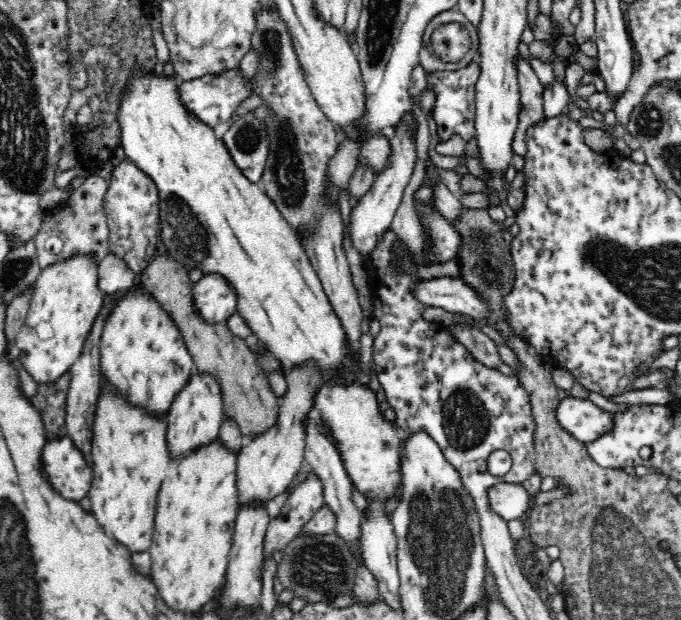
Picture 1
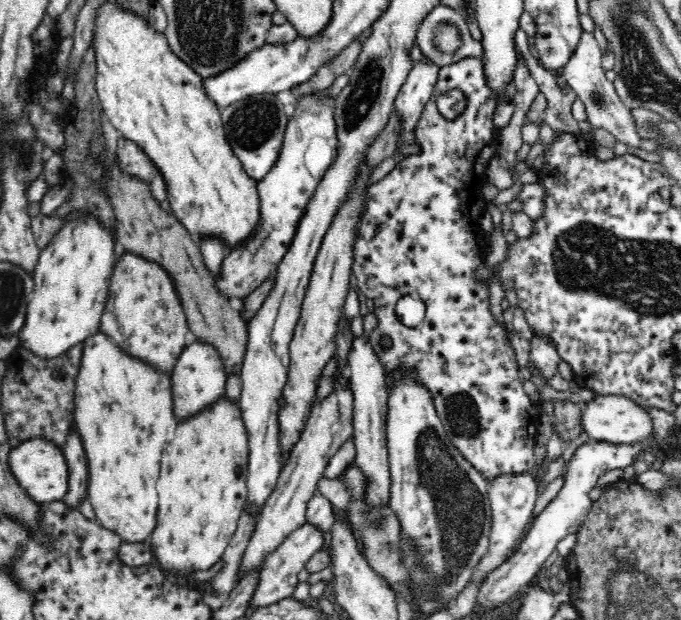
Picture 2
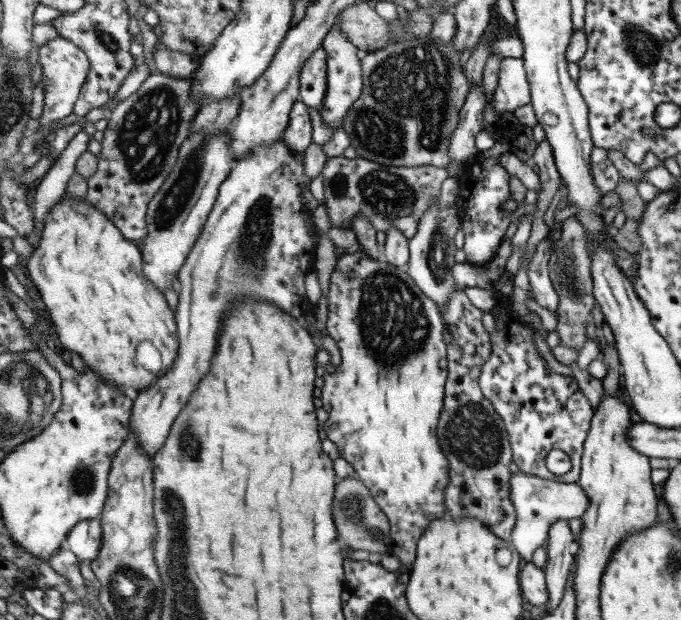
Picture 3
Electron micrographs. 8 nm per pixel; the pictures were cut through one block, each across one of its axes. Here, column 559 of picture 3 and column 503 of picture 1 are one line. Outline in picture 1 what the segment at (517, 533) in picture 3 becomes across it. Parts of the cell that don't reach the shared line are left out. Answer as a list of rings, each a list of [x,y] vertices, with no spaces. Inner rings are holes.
[[[500,482],[488,496],[491,509],[506,522],[525,519],[533,507],[533,496],[521,483]]]

